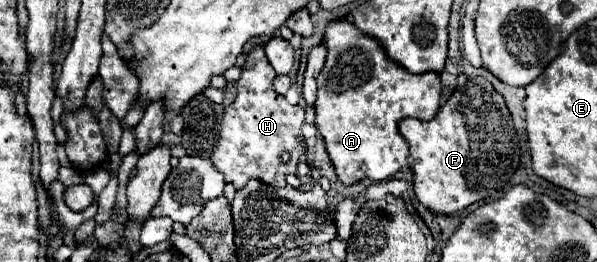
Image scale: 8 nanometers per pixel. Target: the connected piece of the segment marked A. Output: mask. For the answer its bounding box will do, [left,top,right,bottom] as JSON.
[315,18,441,186]

